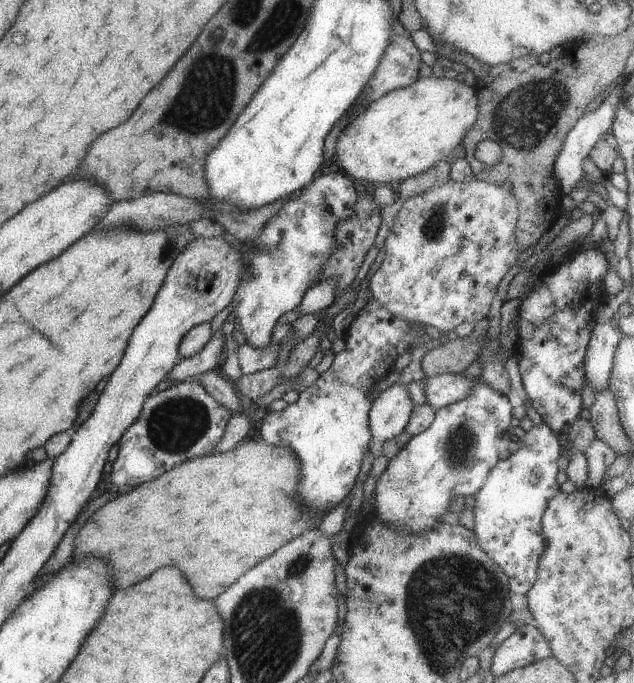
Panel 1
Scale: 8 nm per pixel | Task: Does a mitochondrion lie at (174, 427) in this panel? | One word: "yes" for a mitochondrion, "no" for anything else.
yes

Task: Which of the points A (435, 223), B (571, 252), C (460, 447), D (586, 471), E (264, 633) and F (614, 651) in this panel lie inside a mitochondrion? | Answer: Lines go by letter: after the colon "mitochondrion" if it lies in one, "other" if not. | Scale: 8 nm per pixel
A: mitochondrion
B: other
C: mitochondrion
D: other
E: mitochondrion
F: other

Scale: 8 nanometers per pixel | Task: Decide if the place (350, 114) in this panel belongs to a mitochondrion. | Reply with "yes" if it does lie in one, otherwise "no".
no

